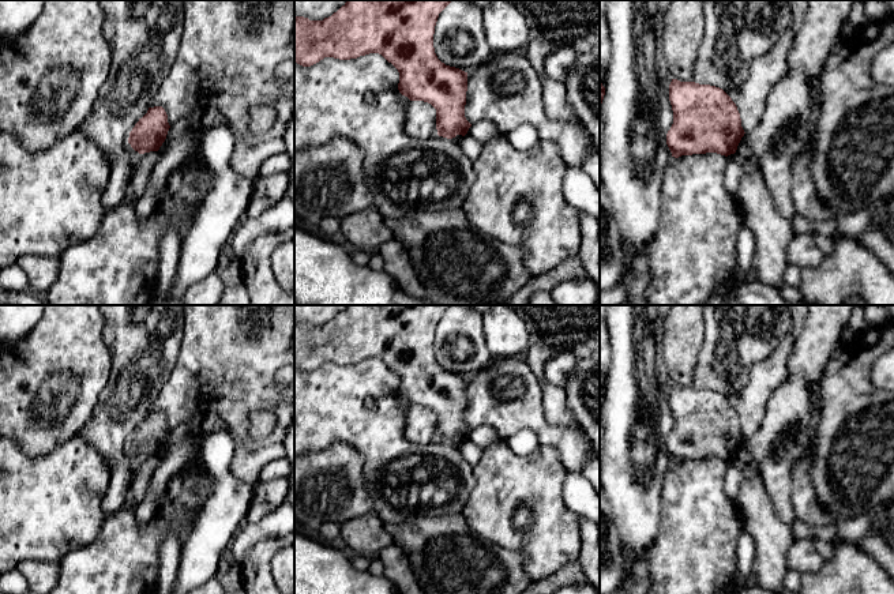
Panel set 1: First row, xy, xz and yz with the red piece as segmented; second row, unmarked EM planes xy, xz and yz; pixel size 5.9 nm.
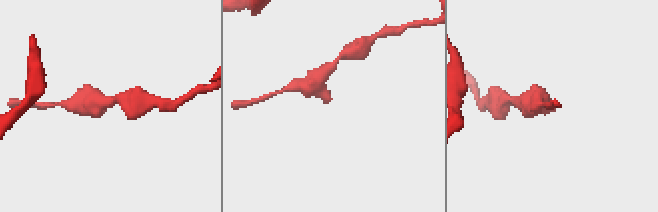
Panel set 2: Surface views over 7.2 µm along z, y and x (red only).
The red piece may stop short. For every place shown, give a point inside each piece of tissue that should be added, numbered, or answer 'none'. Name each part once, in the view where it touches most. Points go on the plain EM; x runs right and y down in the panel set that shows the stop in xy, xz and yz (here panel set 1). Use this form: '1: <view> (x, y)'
none

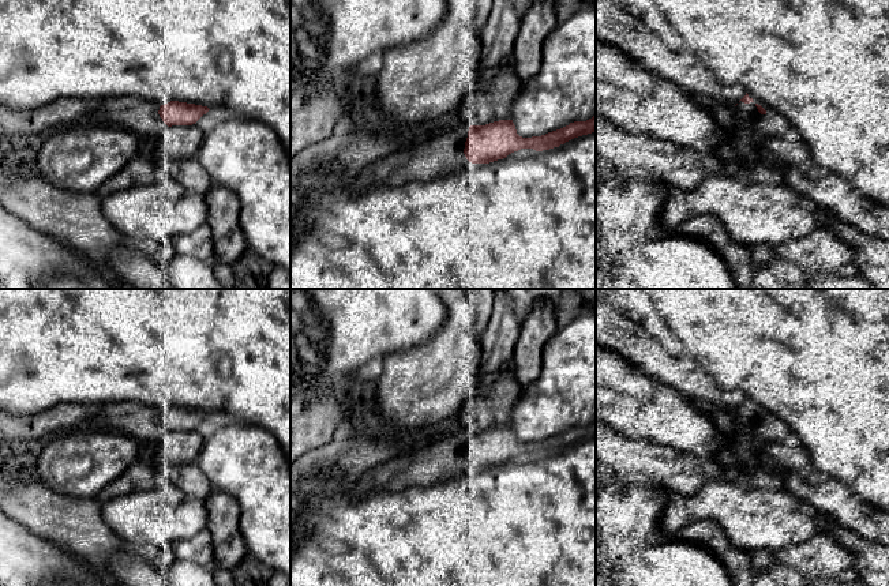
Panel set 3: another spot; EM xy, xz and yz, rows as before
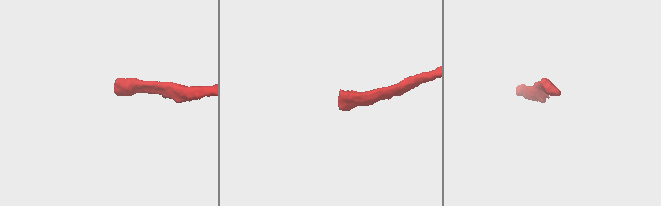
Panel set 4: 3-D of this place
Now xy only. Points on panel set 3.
1: xy (141, 421)

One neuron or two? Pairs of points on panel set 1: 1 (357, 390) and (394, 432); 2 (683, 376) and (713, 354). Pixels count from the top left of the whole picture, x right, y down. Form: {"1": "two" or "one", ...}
{"1": "one", "2": "two"}

